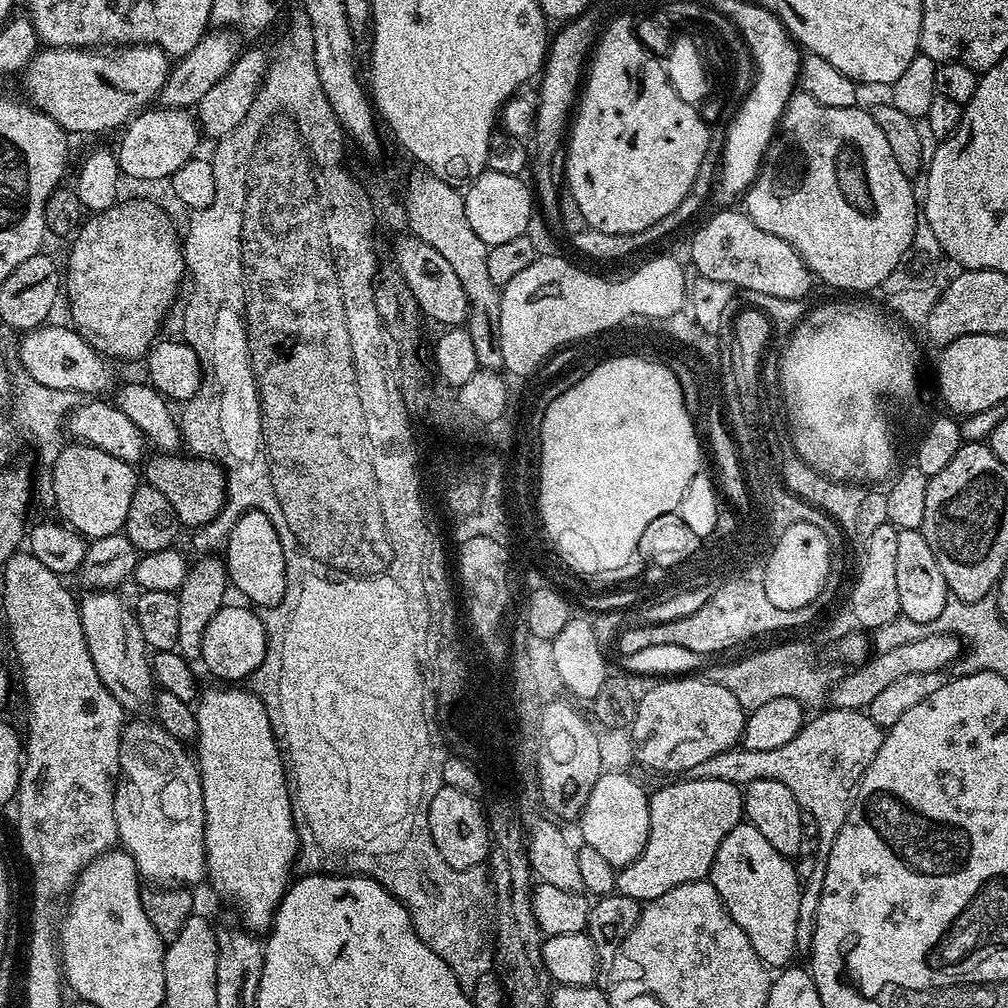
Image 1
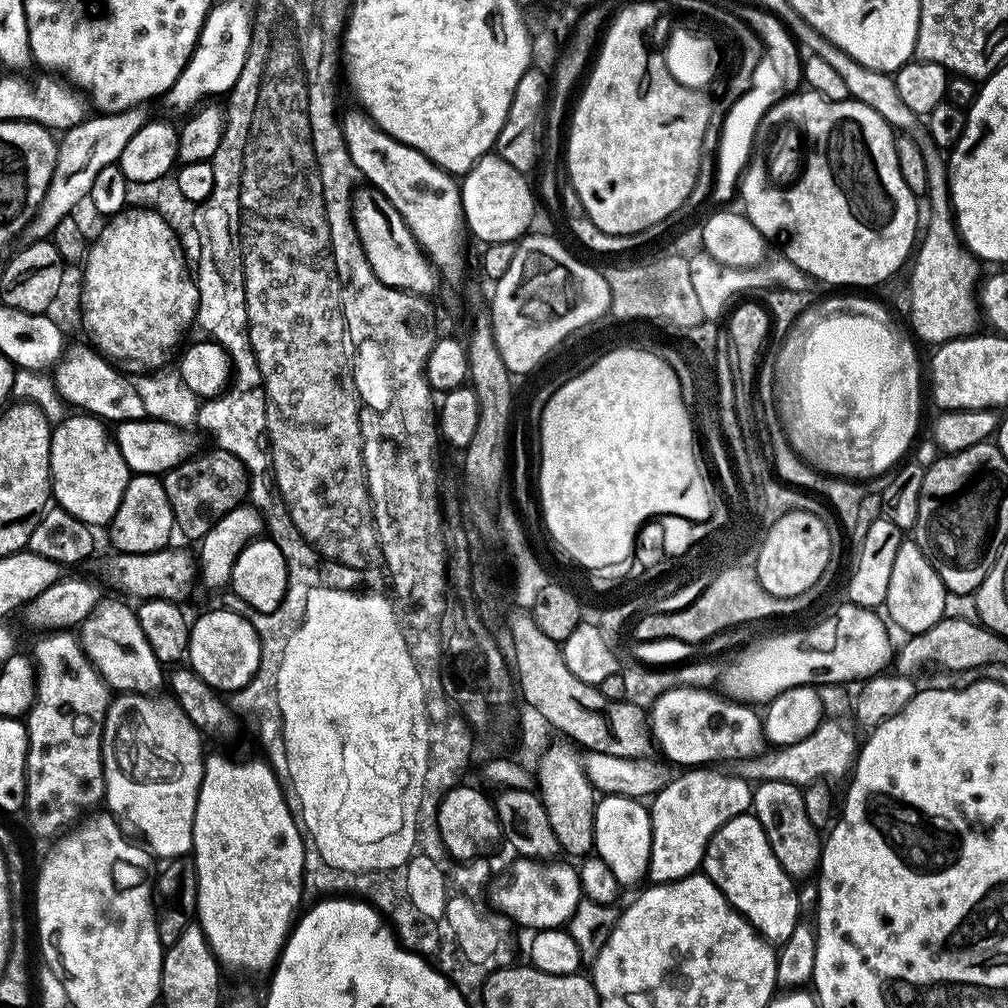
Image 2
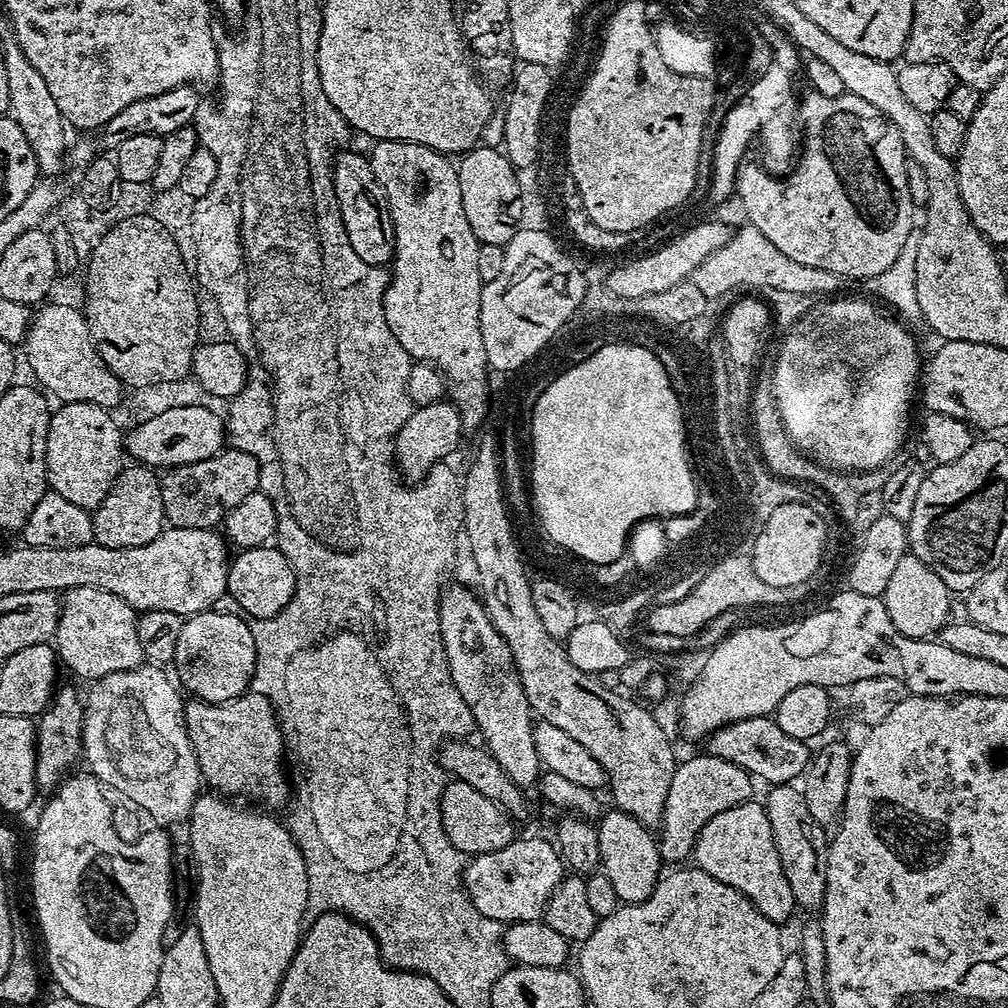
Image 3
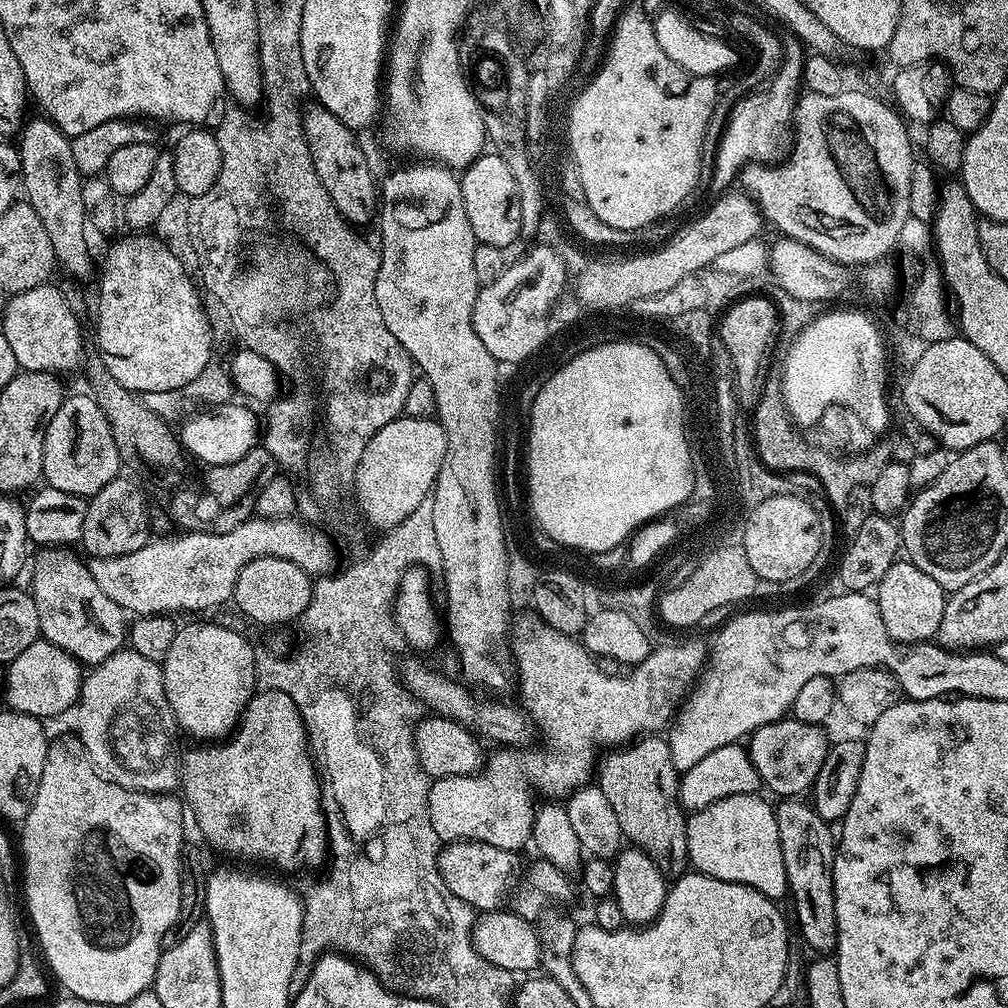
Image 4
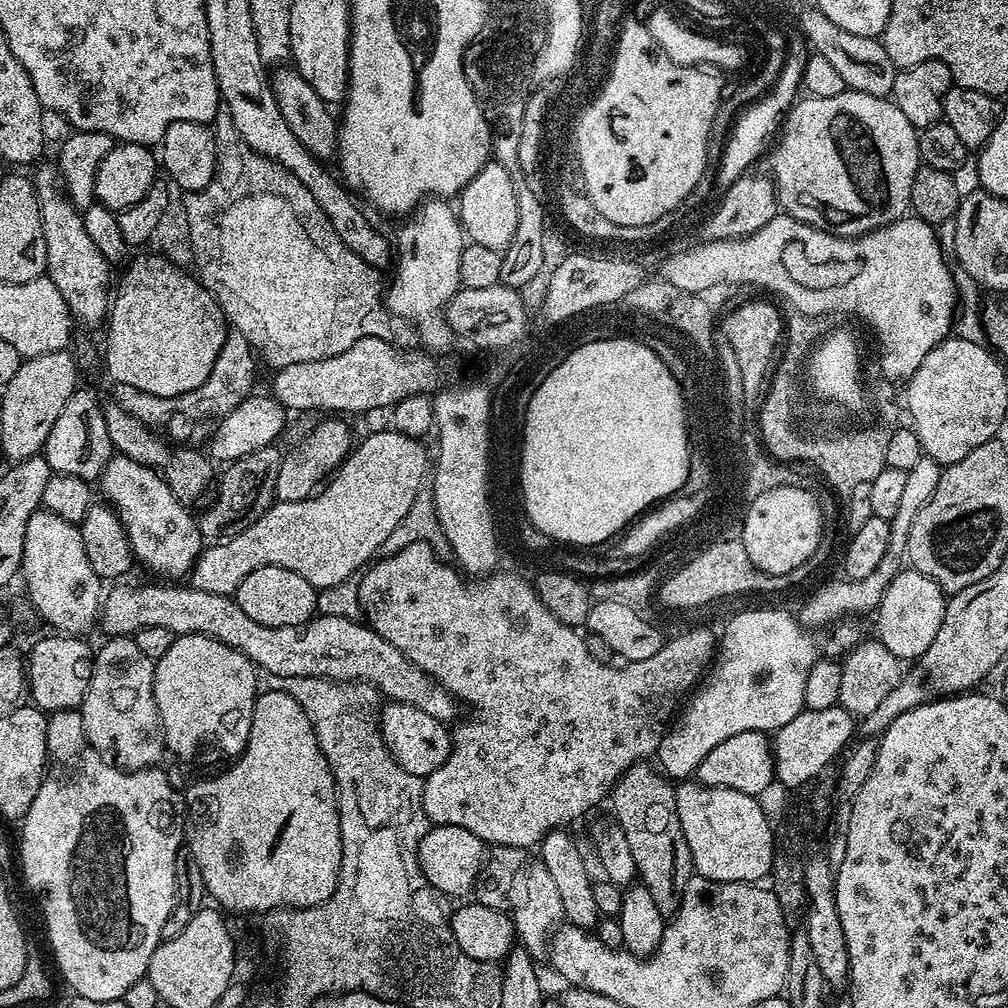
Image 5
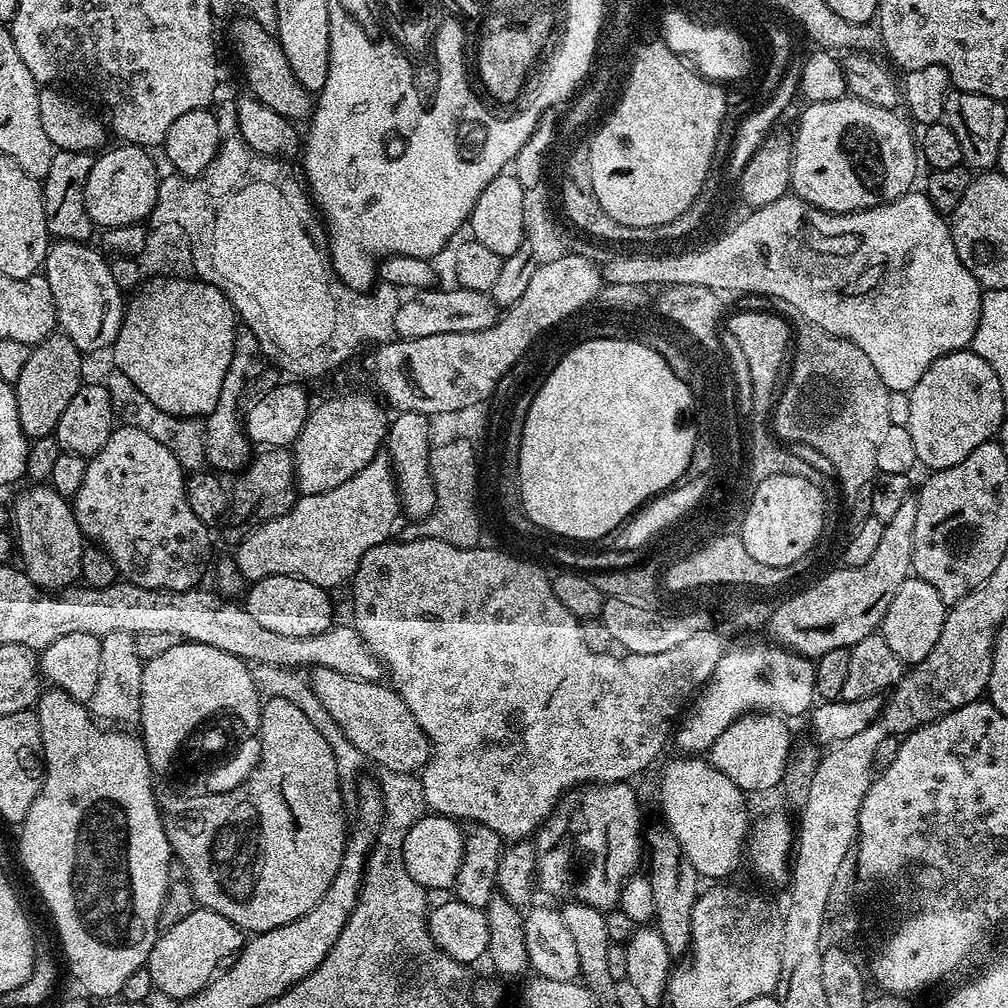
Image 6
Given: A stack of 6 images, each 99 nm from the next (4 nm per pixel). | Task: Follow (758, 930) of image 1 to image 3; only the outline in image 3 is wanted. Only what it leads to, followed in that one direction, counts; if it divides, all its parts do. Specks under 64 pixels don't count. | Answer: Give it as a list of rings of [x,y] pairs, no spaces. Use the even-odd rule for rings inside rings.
[[[755,799],[730,806],[730,810],[722,810],[722,814],[714,814],[714,818],[702,826],[696,839],[694,864],[710,874],[710,878],[718,878],[718,882],[734,886],[734,890],[750,898],[752,905],[775,924],[783,925],[784,920],[791,918],[792,911],[797,911],[790,882],[786,882],[786,874],[782,870],[782,858],[778,858],[778,846],[774,846],[770,818],[763,803]]]

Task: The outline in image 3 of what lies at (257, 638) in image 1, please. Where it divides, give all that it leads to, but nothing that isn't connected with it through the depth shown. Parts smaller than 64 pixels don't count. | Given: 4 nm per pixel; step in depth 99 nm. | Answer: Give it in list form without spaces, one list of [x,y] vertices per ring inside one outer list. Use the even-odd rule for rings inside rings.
[[[220,611],[199,612],[197,616],[190,616],[185,619],[182,626],[182,638],[178,642],[174,661],[175,667],[180,667],[179,683],[185,689],[188,687],[195,699],[204,700],[207,704],[221,704],[227,700],[236,700],[243,696],[245,692],[249,691],[256,665],[254,634],[250,634],[249,621],[235,611],[232,611],[233,613]]]

